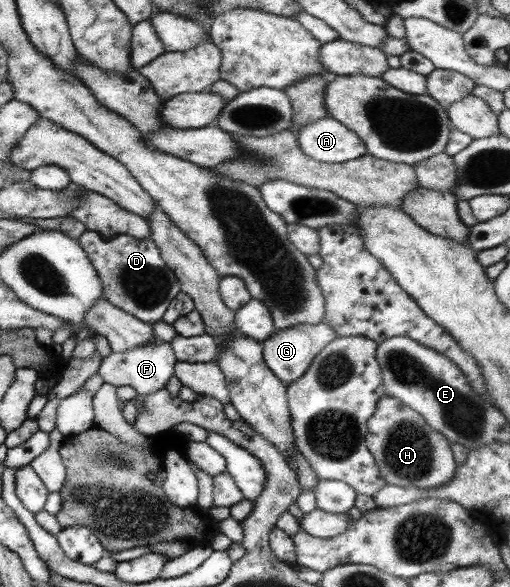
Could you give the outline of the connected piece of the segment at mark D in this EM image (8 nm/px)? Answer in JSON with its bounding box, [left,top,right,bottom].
[76,230,180,323]

